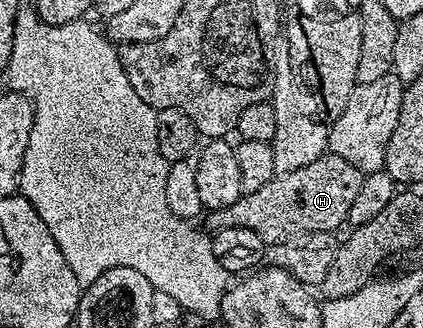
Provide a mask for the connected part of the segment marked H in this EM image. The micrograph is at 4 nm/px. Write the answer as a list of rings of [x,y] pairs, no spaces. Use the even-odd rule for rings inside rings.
[[[327,154],[308,162],[300,170],[275,175],[274,179],[264,182],[260,190],[245,193],[232,206],[213,209],[205,217],[205,227],[210,230],[220,228],[247,228],[256,230],[267,246],[293,241],[307,232],[334,232],[349,221],[352,202],[360,194],[364,174],[352,162]]]

